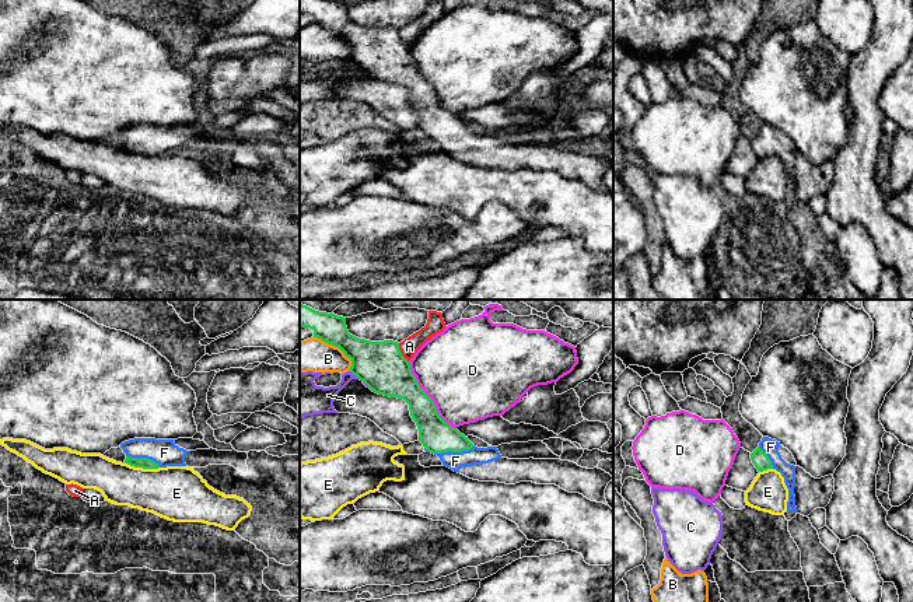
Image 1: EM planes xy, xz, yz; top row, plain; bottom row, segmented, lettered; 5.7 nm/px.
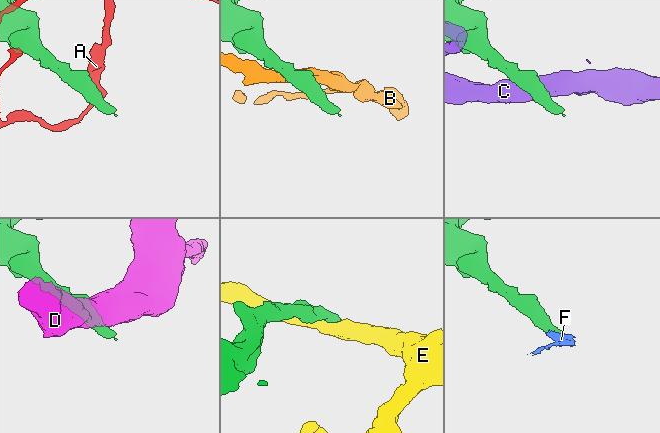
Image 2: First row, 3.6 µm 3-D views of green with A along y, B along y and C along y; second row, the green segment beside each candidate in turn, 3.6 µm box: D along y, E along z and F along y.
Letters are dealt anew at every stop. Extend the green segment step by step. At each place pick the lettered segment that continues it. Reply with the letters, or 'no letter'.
F

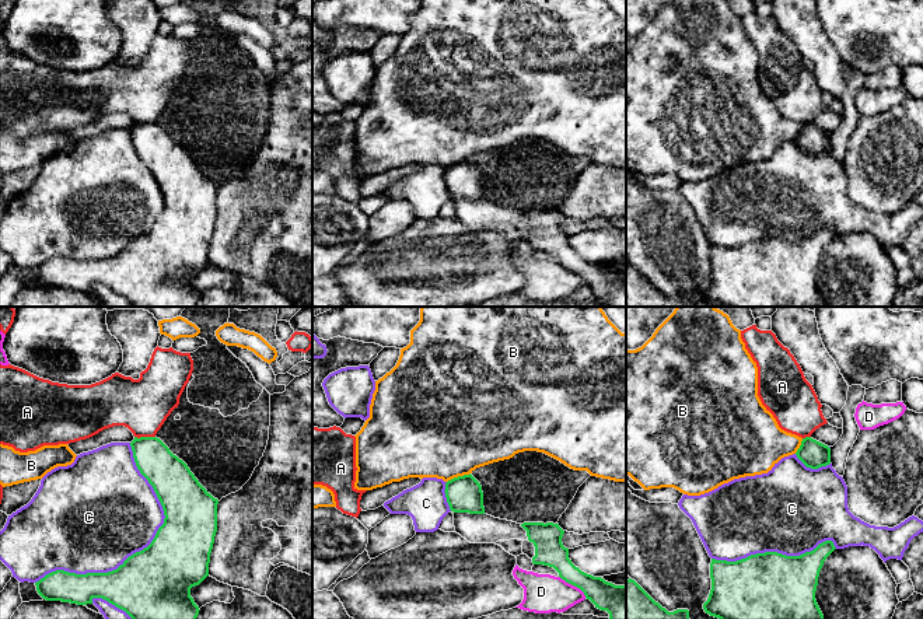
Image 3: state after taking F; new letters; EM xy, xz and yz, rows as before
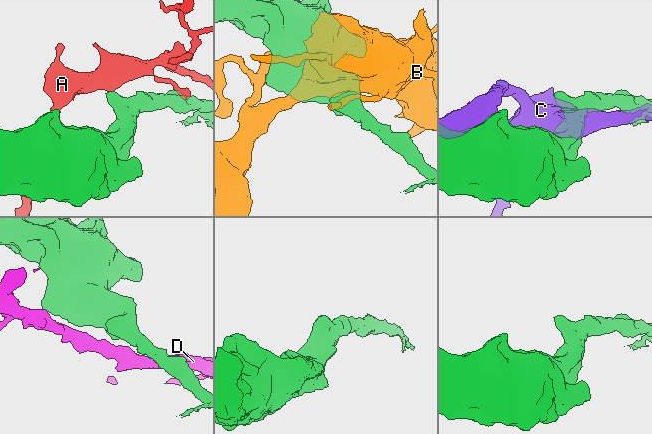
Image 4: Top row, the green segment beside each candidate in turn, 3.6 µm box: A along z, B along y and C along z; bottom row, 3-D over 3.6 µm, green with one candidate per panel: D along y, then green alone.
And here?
no letter

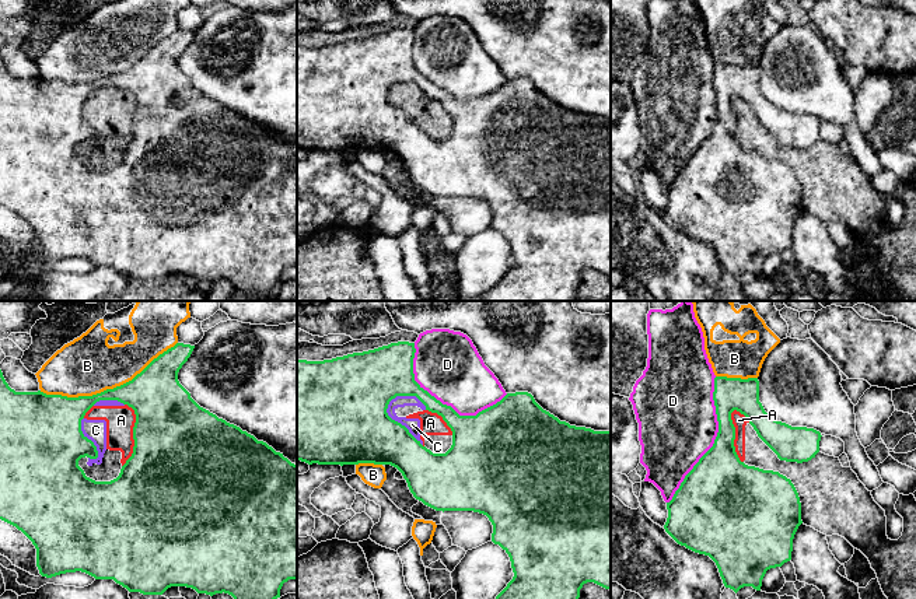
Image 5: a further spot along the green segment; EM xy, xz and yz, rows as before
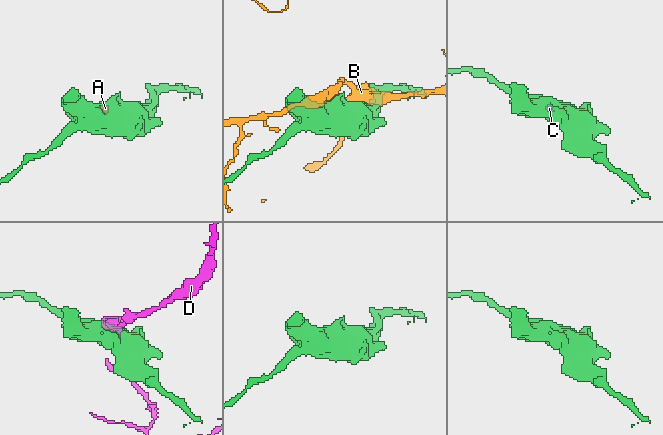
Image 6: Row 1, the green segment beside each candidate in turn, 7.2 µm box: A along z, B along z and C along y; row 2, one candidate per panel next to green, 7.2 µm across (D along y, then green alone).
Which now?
no letter

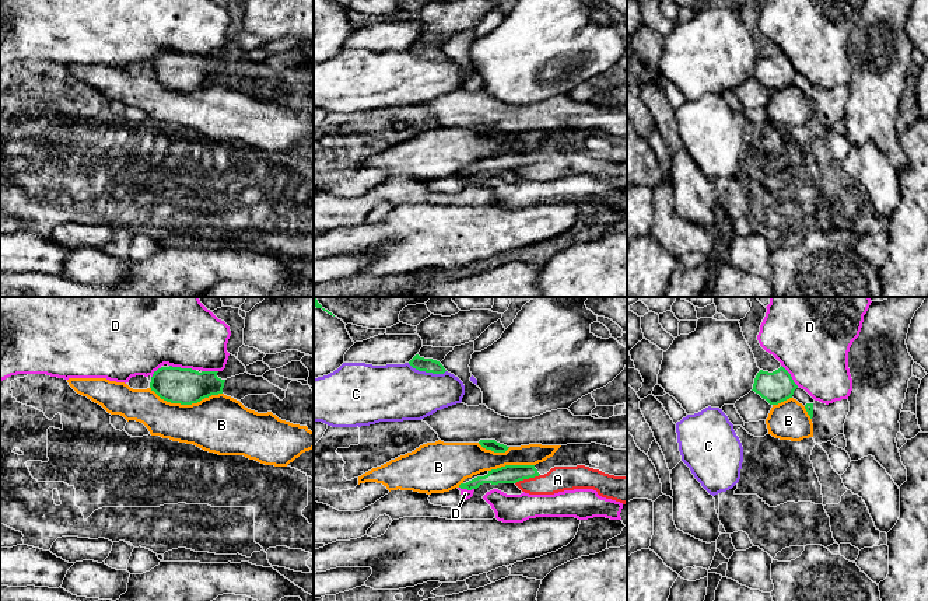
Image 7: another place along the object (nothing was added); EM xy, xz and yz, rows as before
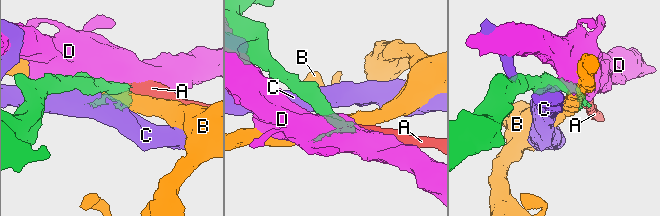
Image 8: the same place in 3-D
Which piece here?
A

